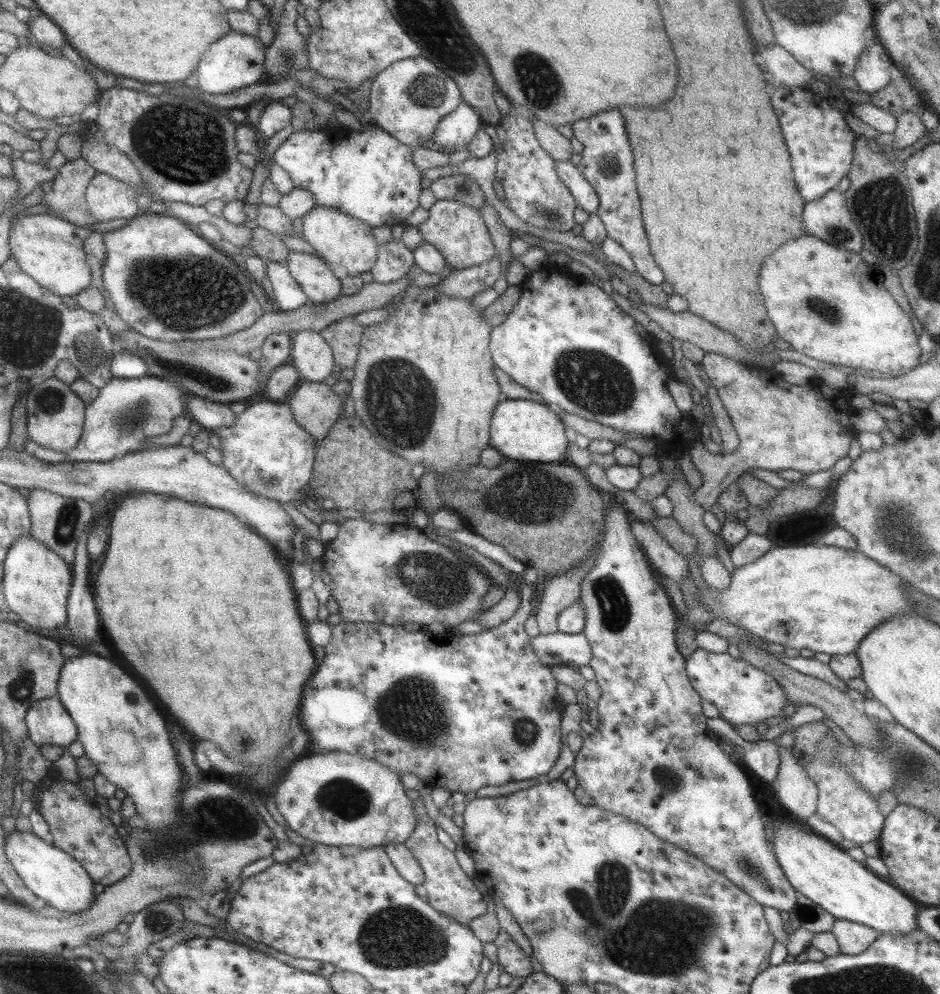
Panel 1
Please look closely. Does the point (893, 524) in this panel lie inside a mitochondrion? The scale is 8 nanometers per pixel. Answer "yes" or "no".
yes

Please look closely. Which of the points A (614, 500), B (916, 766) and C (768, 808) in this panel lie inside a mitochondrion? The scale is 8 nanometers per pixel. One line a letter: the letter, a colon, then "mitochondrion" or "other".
A: other
B: mitochondrion
C: other

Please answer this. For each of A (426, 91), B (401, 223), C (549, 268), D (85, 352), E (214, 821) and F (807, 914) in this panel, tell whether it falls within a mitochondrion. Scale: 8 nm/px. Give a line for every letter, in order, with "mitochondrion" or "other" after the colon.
A: mitochondrion
B: other
C: other
D: mitochondrion
E: mitochondrion
F: other

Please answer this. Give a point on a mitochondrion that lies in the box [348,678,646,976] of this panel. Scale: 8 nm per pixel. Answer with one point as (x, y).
(398, 938)

